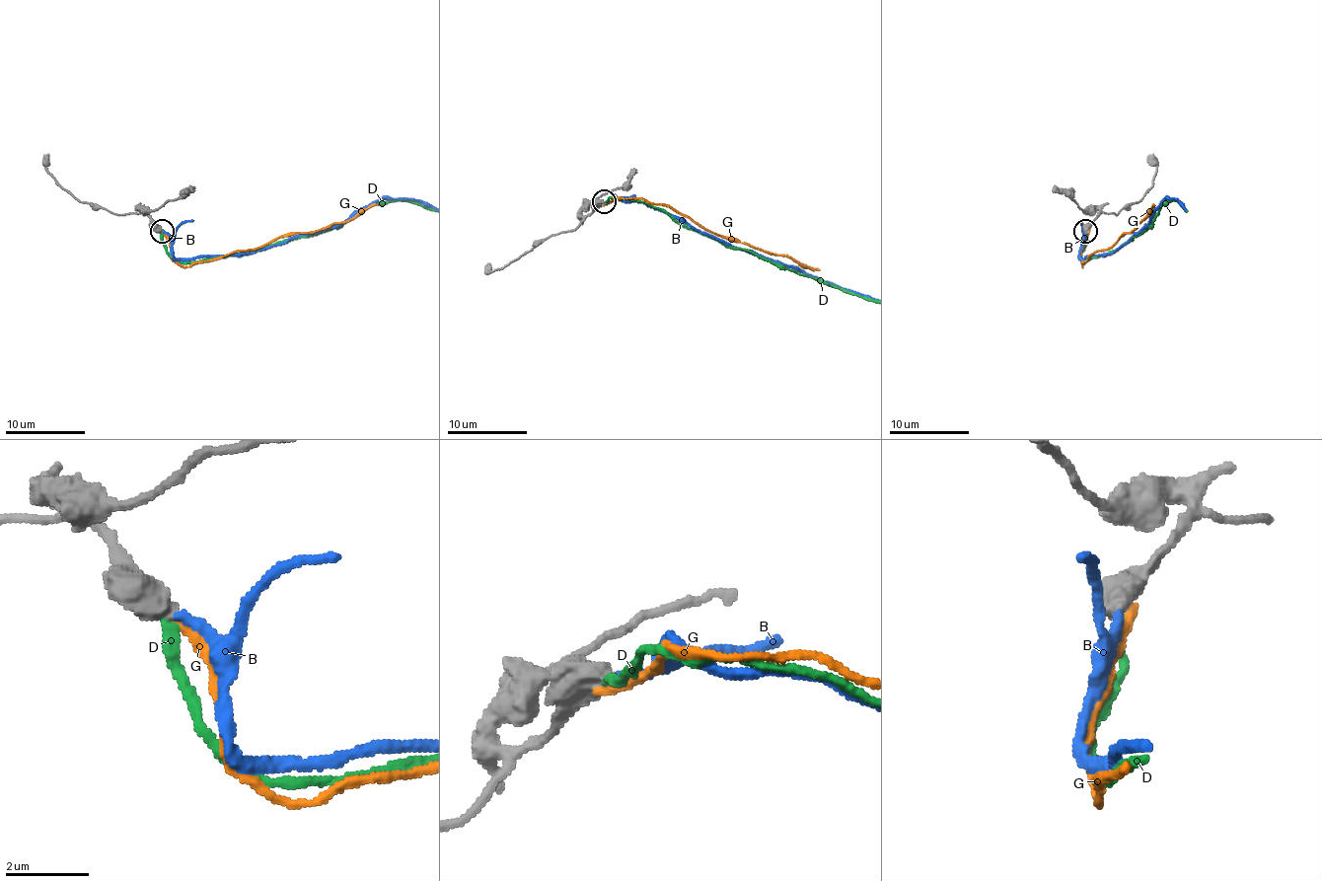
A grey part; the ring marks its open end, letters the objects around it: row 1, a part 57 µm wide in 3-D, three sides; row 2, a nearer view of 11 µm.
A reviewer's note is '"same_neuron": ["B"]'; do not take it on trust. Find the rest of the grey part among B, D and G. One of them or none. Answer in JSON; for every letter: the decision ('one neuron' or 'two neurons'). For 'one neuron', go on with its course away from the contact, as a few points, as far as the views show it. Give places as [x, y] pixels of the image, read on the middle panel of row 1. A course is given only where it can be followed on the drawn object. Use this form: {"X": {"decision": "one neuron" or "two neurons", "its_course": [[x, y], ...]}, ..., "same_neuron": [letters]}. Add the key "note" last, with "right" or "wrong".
{"B": {"decision": "one neuron"}, "D": {"decision": "two neurons"}, "G": {"decision": "two neurons"}, "same_neuron": ["B"], "note": "right"}

